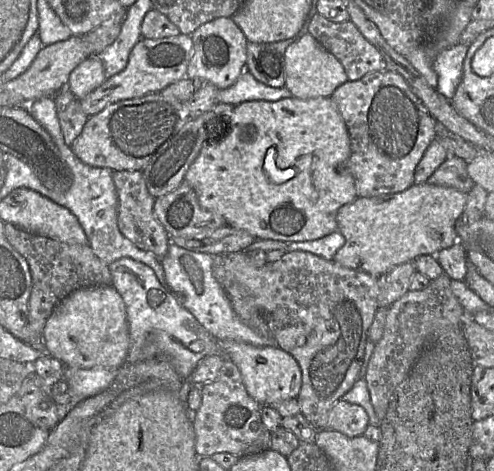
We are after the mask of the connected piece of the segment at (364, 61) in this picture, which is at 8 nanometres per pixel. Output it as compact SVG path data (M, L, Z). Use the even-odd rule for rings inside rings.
M316 14L309 22L308 34L312 35L328 52L336 57L342 64L349 81L356 81L370 72L386 69L386 63L380 52L350 20L332 22L320 14Z

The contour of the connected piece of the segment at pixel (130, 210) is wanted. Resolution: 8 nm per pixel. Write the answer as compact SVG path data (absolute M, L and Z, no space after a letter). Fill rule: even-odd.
M114 171L112 174L118 198L118 227L123 236L136 247L154 254L159 260L165 257L171 244L170 236L153 213L155 199L150 195L141 171Z

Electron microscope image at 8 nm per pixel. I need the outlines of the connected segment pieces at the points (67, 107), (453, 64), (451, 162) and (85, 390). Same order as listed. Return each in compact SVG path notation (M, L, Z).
M68 87L62 88L54 95L54 102L64 141L71 147L81 134L89 116L82 110L80 99Z
M457 44L440 52L433 61L432 68L437 73L436 90L451 100L462 77L462 66L469 46Z
M452 156L447 158L426 181L428 184L454 188L468 193L475 185L467 172L468 162Z
M65 366L64 379L69 384L71 400L65 405L57 404L57 413L62 420L76 405L89 397L106 390L113 382L117 369L95 367L90 369Z

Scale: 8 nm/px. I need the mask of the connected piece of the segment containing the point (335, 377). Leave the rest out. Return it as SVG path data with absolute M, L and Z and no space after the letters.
M304 251L285 252L284 255L276 262L266 263L262 266L257 266L248 257L246 252L218 254L213 256L212 274L229 299L240 300L248 303L254 306L263 315L276 346L295 359L301 371L301 388L296 398L300 407L300 413L315 429L324 429L326 427L329 412L333 405L337 401L341 400L342 396L347 393L359 379L360 369L364 358L365 345L368 337L368 330L372 325L375 314L378 310L378 278L366 272L343 267L334 260L326 260Z

